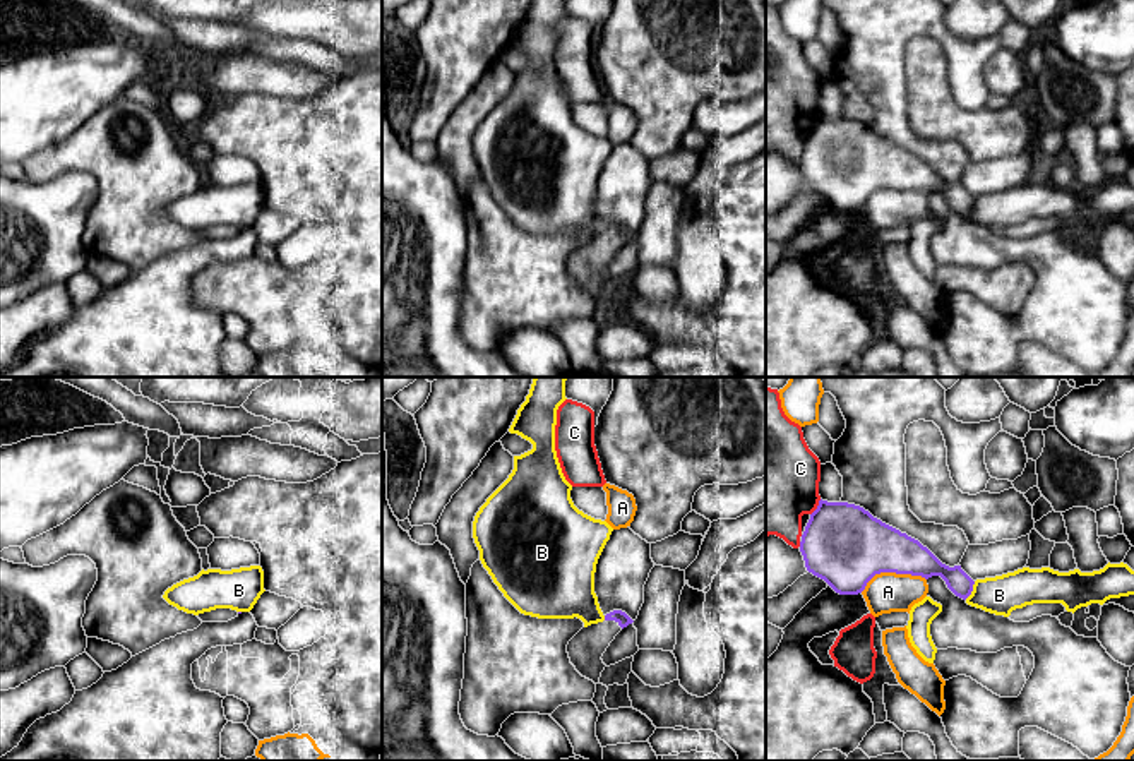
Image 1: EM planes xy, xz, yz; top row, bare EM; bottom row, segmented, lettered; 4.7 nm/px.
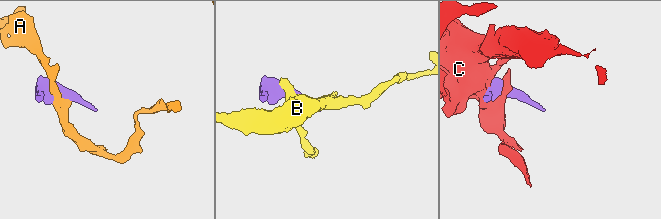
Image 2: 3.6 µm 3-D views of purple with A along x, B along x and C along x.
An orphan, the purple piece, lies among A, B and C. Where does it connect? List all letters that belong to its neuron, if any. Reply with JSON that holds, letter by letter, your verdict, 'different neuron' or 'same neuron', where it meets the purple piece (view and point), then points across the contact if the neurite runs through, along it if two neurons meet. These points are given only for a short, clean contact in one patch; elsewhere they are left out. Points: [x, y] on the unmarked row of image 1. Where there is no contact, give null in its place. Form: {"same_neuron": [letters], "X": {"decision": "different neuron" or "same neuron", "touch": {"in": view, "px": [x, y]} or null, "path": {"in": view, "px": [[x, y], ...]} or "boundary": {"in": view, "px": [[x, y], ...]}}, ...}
{"same_neuron": [], "A": {"decision": "different neuron", "touch": {"in": "yz", "px": [891, 187]}}, "B": {"decision": "different neuron", "touch": {"in": "yz", "px": [972, 206]}}, "C": {"decision": "different neuron", "touch": {"in": "yz", "px": [817, 124]}}}

